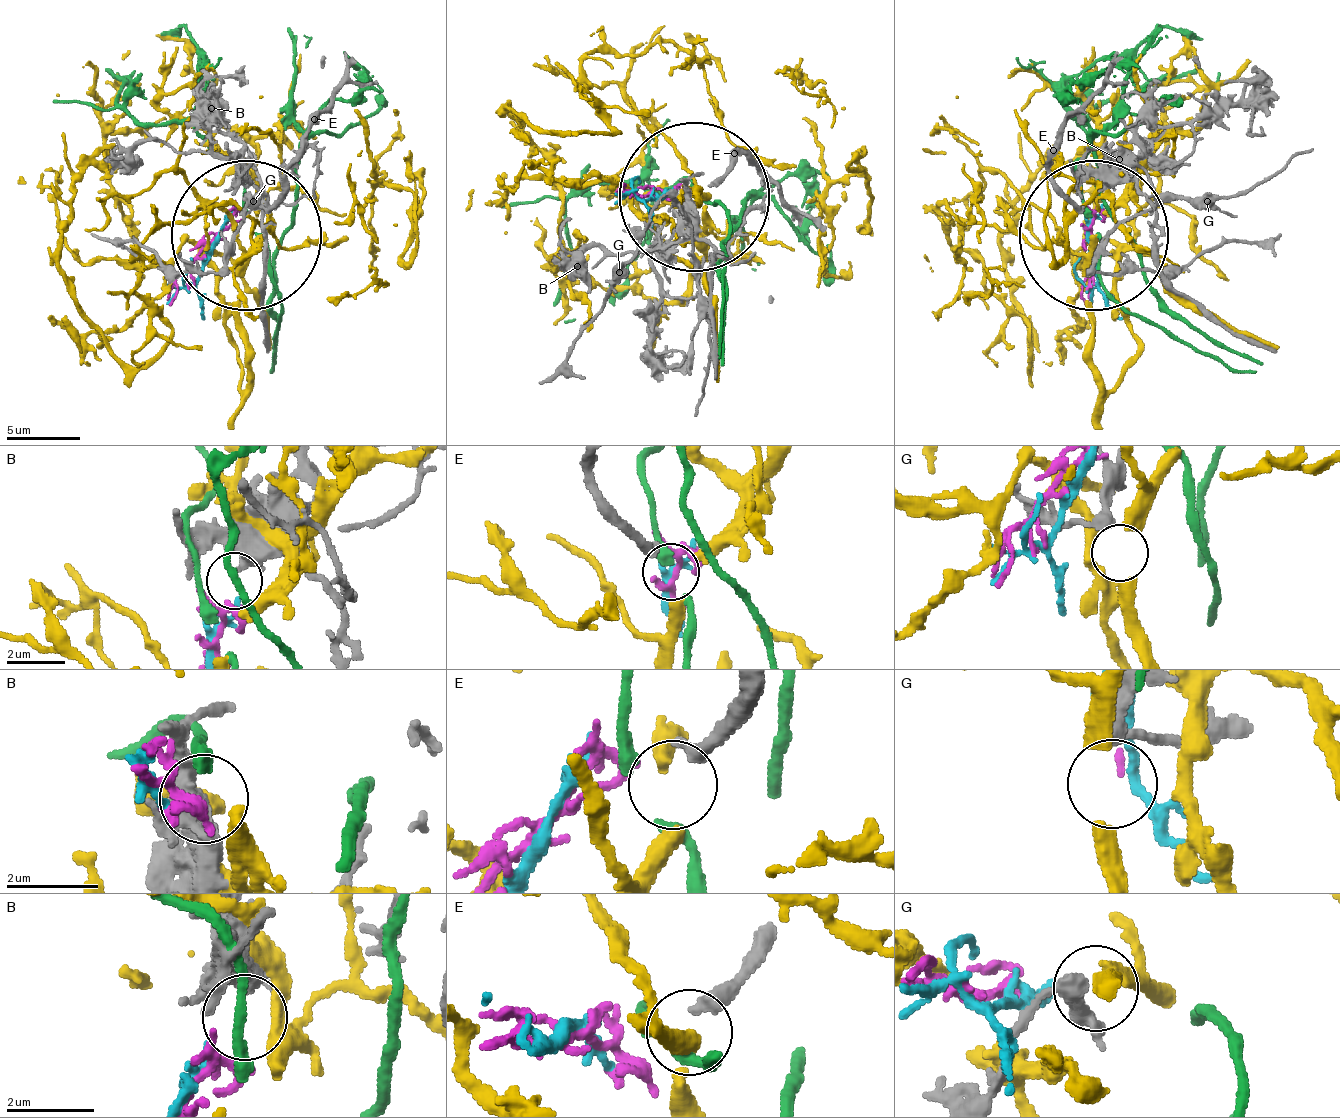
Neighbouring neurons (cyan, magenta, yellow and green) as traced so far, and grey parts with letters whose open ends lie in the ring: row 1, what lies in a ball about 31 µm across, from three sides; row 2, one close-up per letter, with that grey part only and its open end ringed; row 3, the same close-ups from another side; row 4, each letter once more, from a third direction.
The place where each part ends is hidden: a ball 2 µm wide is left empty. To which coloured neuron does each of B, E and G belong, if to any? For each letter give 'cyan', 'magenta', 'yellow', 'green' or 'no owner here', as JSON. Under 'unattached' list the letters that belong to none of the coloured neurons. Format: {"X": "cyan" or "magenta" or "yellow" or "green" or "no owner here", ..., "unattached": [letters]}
{"B": "magenta", "E": "yellow", "G": "no owner here", "unattached": ["G"]}

